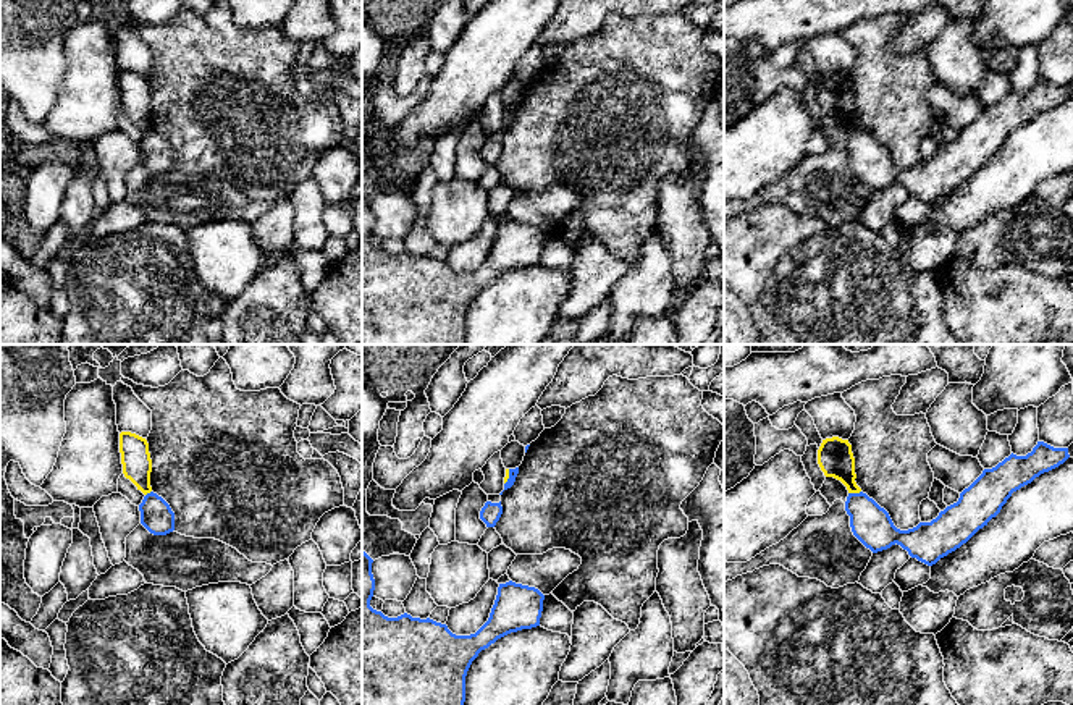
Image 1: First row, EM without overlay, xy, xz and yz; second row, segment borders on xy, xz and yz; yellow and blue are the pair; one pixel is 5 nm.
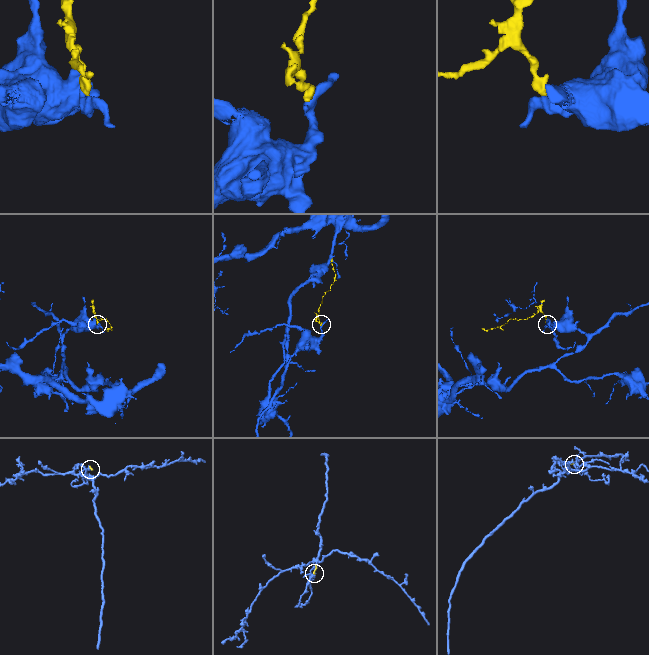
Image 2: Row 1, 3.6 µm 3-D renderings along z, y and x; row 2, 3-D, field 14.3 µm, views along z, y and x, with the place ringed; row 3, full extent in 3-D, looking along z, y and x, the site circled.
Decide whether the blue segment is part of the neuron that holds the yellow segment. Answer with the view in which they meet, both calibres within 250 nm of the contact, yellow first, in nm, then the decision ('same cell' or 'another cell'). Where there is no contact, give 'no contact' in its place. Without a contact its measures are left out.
contact in yz; calibres 180 and 200 nm; another cell

